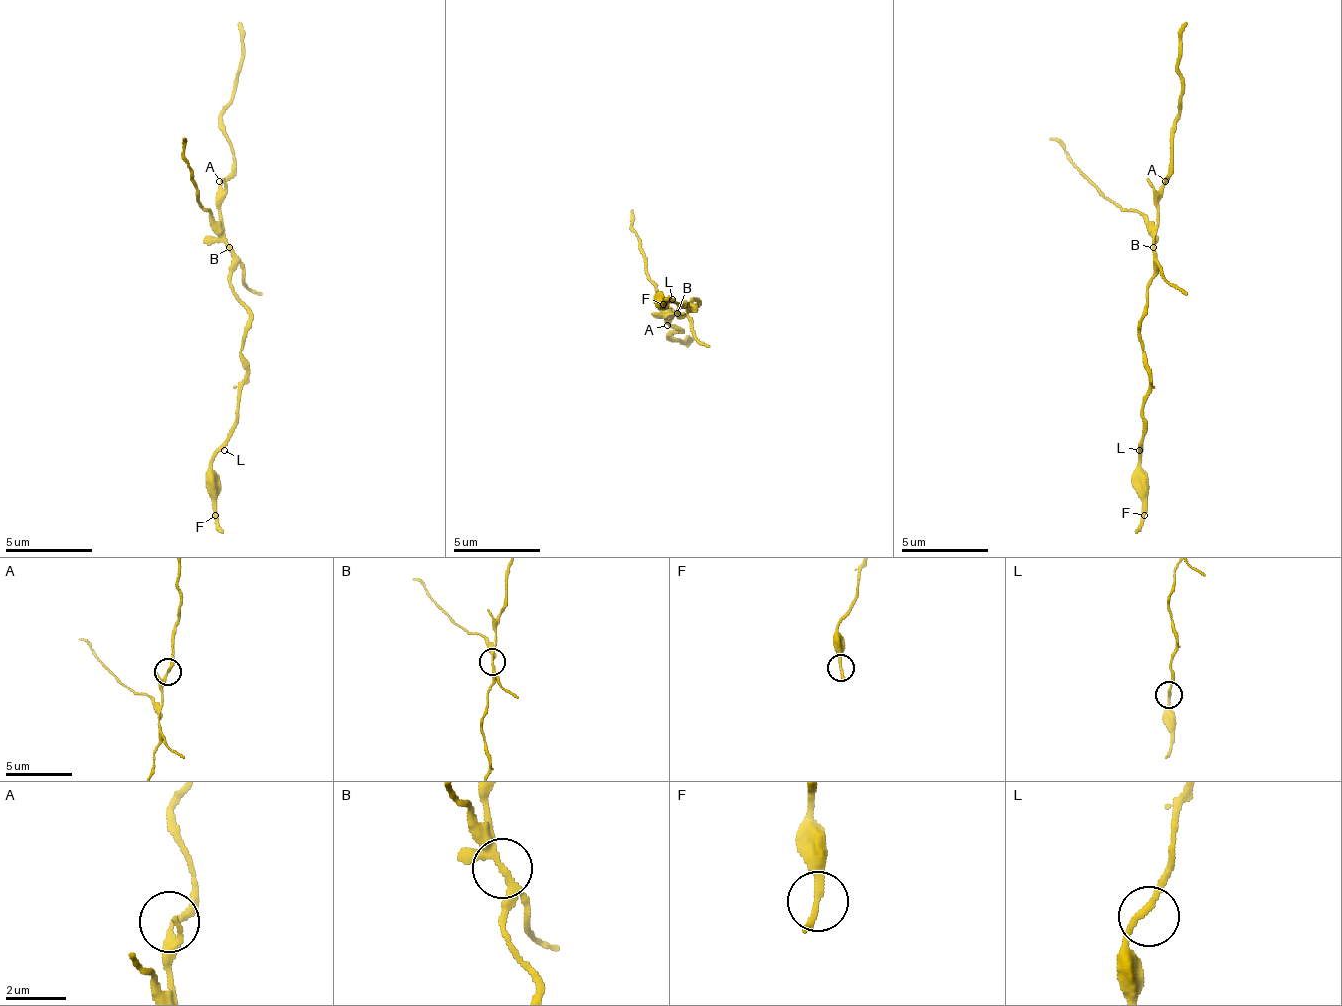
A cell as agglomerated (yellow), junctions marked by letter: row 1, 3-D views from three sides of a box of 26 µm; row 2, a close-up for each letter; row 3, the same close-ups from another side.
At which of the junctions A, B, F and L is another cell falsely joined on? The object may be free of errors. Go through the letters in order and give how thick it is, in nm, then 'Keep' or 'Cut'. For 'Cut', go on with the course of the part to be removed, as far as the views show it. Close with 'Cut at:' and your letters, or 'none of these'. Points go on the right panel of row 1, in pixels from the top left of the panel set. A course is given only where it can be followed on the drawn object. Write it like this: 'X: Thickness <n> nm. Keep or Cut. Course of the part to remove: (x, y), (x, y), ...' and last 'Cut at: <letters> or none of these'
A: Thickness 190 nm. Keep
B: Thickness 190 nm. Cut. Course of the part to remove: (1152, 246), (1144, 220), (1109, 198), (1048, 138)
F: Thickness 340 nm. Keep
L: Thickness 200 nm. Keep
Cut at: B

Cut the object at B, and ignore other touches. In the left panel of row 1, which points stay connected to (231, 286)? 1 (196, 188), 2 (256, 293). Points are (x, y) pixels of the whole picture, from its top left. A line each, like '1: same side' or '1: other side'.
1: other side
2: other side

